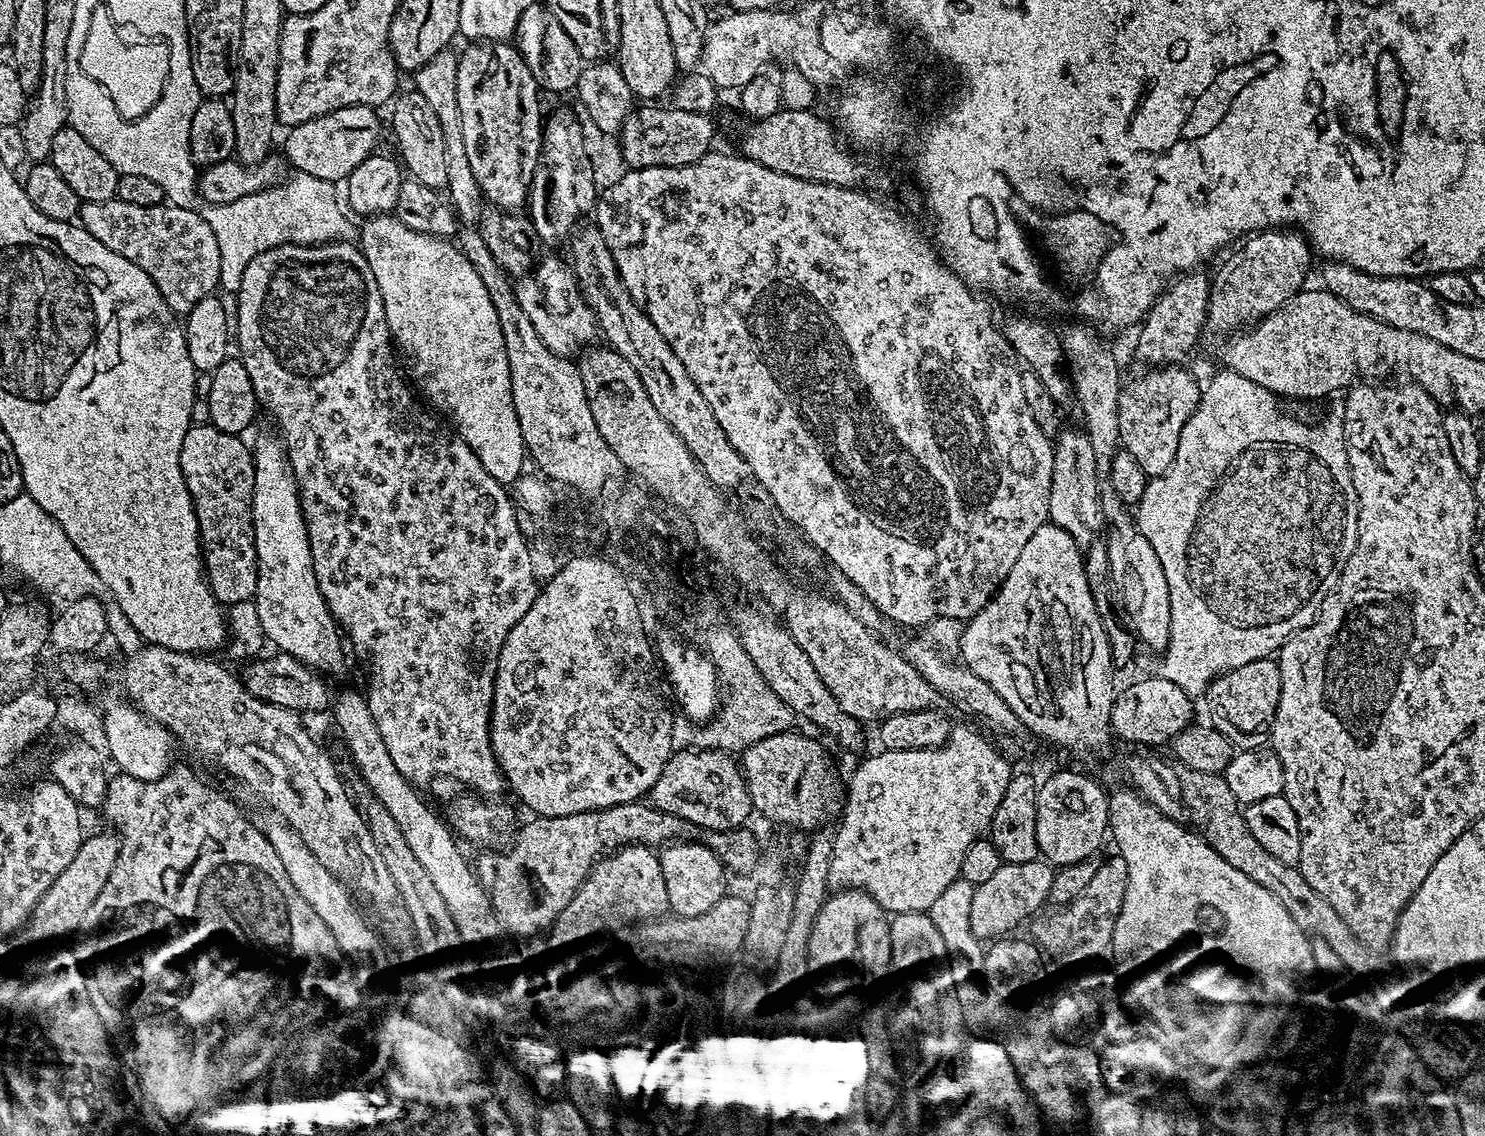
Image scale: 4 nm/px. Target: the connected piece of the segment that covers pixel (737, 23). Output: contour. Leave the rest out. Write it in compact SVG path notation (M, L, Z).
M768 10L758 12L727 13L721 20L713 19L705 32L704 48L700 63L703 72L716 84L717 89L739 90L754 78L754 74L764 71L772 56L772 43L776 40L776 20Z

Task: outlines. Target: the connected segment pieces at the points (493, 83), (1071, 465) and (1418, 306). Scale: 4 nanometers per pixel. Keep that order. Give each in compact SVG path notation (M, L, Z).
M498 40L472 42L468 46L458 56L458 110L462 114L462 142L466 142L466 158L470 158L470 170L474 170L474 178L485 197L488 195L490 199L505 204L505 209L520 210L525 207L540 157L542 92L516 46Z
M1064 430L1055 437L1052 450L1054 470L1050 482L1048 519L1054 526L1066 530L1066 534L1070 534L1070 538L1074 538L1074 542L1081 550L1087 550L1094 533L1101 527L1102 517L1093 447L1088 438L1085 438L1080 432L1079 434Z
M1359 275L1358 302L1356 309L1360 313L1374 317L1375 320L1384 321L1388 325L1396 326L1400 330L1408 330L1411 333L1422 334L1423 337L1431 338L1442 346L1448 347L1448 316L1443 301L1439 300L1429 287L1422 286L1419 281L1407 279L1394 279L1392 277L1378 277Z

